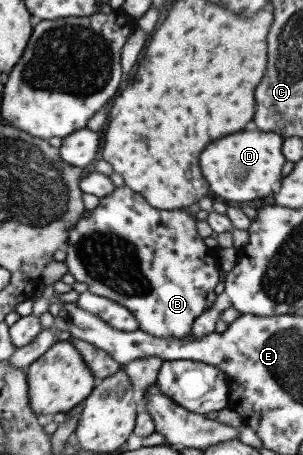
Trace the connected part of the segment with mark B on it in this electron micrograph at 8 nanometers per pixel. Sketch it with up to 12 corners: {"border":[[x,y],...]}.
{"border":[[124,185],[69,230],[75,282],[155,338],[213,305],[215,249]]}

